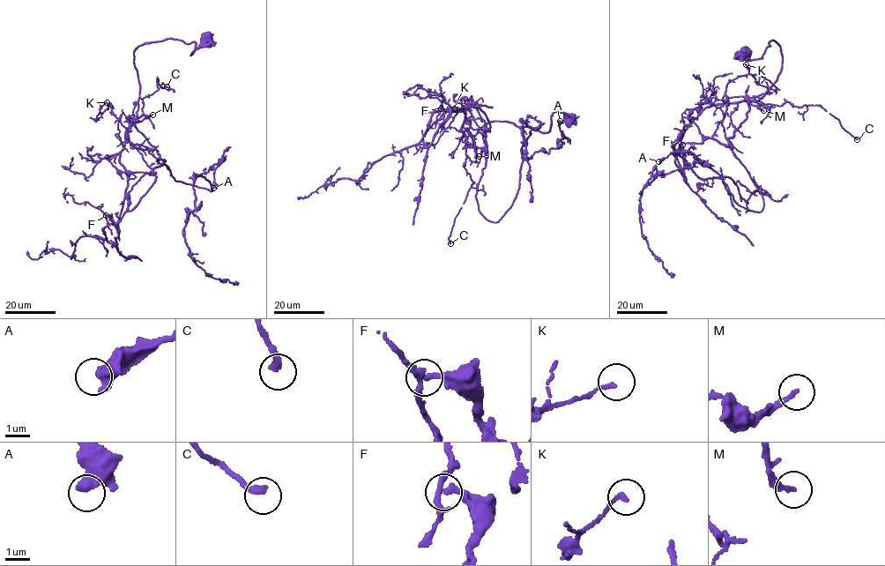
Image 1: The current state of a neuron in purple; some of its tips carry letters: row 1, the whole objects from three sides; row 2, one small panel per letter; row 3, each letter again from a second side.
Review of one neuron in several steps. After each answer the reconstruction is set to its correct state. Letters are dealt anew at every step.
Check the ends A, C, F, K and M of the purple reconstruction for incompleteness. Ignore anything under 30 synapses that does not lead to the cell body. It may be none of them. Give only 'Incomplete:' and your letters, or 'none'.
Incomplete: none

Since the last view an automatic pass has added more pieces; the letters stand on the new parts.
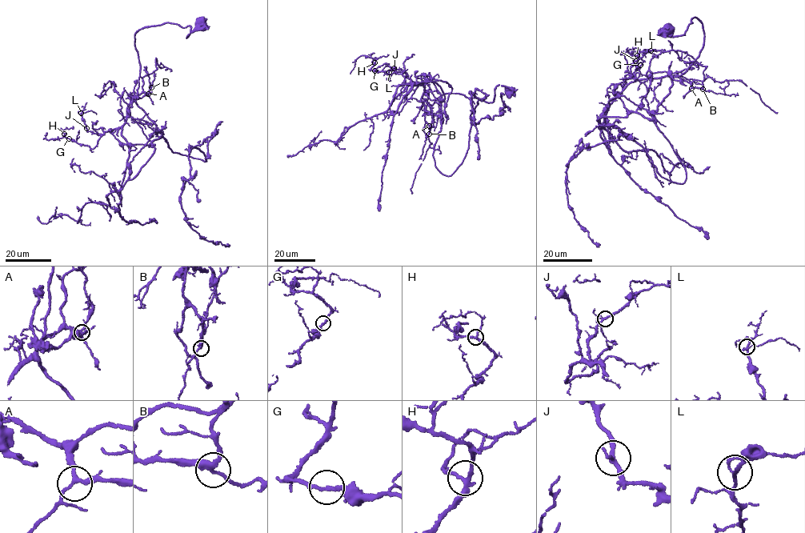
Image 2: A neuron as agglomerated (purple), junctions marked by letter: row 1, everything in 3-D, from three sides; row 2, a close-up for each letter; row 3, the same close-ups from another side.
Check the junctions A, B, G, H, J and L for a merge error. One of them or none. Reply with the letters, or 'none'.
none

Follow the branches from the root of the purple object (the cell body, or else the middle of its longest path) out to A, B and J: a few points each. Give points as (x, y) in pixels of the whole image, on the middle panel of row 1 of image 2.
A: (509, 92), (496, 86), (491, 102), (455, 93), (442, 94), (433, 103), (430, 114), (426, 112), (429, 126)
B: (509, 92), (496, 86), (491, 102), (455, 93), (442, 94), (433, 103), (430, 114), (426, 112), (429, 134)
J: (509, 92), (496, 86), (491, 102), (445, 94), (435, 101), (430, 114), (421, 100), (424, 86), (394, 68)

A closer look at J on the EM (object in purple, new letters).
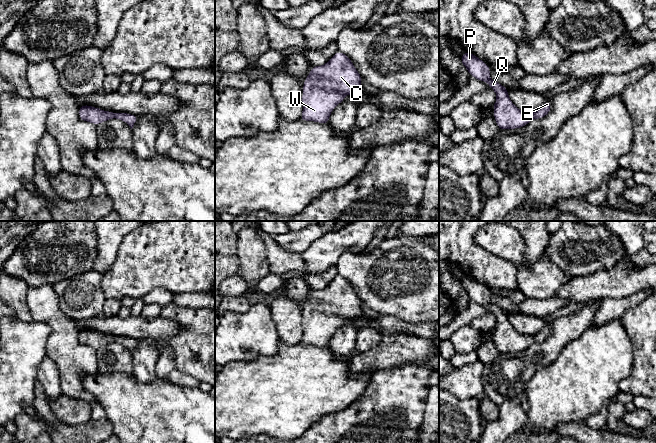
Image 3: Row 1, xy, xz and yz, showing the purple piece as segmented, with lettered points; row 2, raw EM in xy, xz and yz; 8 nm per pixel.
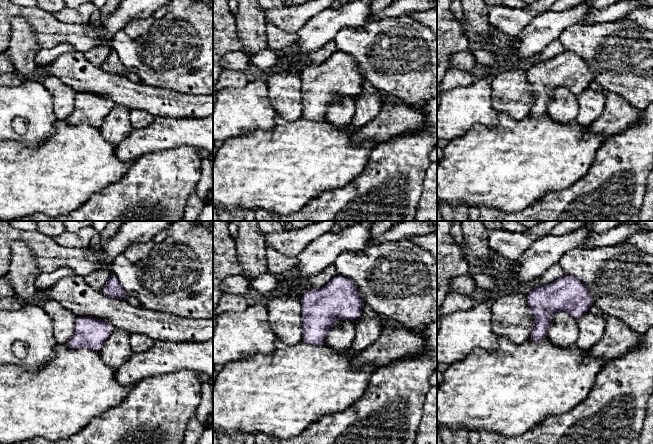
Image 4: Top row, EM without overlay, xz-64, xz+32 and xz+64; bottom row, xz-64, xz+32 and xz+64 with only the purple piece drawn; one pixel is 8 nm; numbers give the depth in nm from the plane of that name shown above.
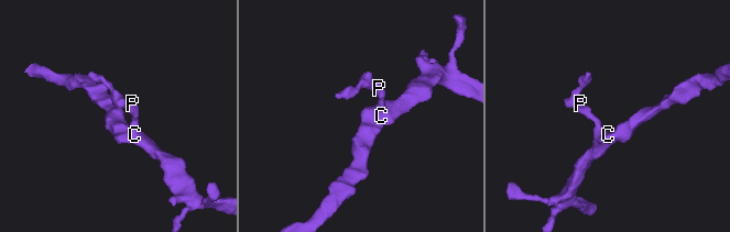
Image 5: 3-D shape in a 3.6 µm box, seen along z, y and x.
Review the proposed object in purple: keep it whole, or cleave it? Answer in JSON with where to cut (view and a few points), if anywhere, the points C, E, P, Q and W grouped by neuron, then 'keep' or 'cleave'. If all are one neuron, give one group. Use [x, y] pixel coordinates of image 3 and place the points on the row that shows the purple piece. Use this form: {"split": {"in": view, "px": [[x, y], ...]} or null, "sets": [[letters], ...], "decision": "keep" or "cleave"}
{"split": null, "sets": [["C", "E", "P", "Q", "W"]], "decision": "keep"}

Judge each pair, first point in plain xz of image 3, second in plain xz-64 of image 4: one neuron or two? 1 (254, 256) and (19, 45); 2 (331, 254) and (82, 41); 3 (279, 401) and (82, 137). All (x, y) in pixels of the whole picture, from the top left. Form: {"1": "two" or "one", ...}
{"1": "one", "2": "two", "3": "one"}

